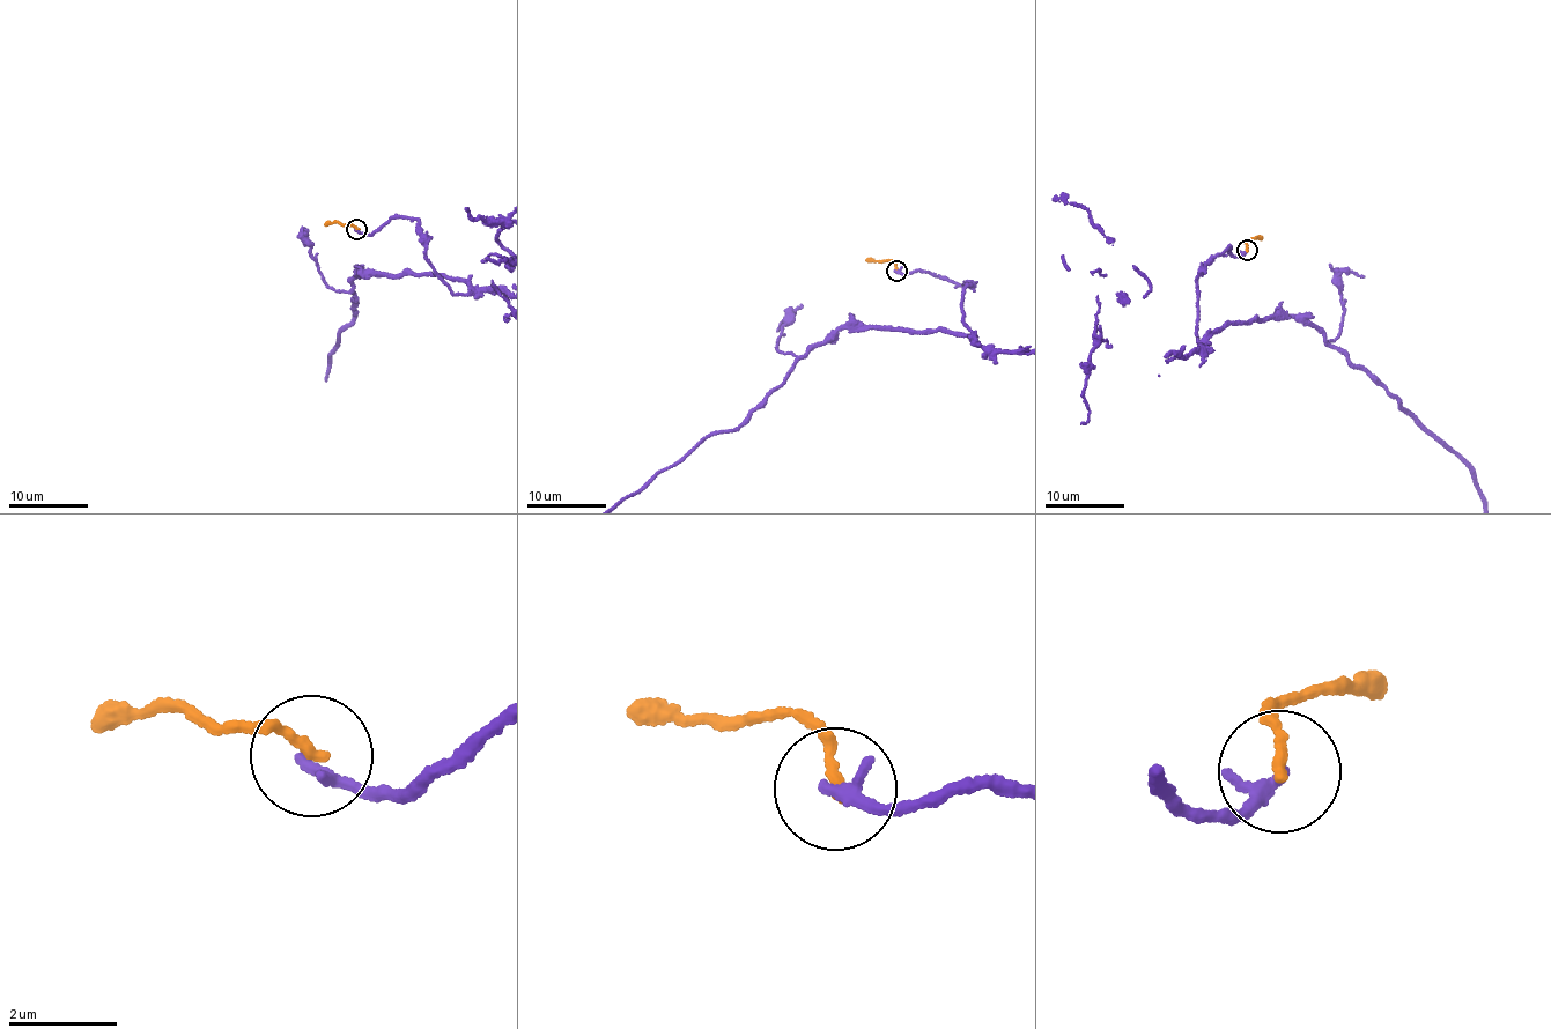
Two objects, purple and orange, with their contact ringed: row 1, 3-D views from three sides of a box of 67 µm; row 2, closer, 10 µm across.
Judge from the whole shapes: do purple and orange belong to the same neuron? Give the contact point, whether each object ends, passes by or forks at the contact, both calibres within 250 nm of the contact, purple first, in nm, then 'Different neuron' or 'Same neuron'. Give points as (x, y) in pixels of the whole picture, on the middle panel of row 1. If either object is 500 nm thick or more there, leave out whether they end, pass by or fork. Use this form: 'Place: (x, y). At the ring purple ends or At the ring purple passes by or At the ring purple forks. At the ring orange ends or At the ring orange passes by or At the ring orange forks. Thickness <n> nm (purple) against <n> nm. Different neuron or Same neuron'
Place: (896, 271). At the ring purple ends. At the ring orange ends. Thickness 240 nm (purple) against 200 nm. Different neuron

